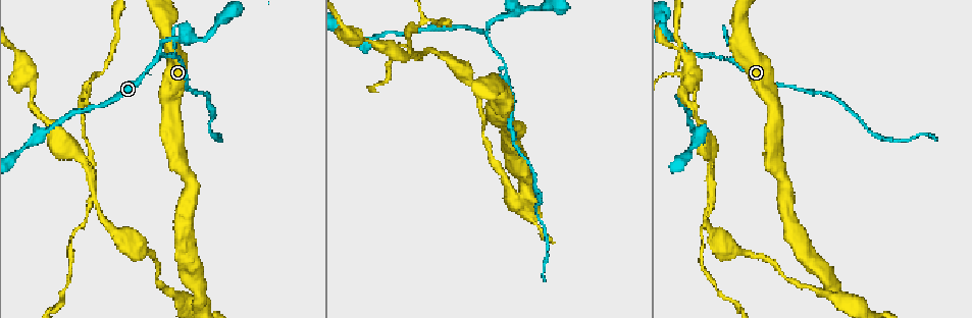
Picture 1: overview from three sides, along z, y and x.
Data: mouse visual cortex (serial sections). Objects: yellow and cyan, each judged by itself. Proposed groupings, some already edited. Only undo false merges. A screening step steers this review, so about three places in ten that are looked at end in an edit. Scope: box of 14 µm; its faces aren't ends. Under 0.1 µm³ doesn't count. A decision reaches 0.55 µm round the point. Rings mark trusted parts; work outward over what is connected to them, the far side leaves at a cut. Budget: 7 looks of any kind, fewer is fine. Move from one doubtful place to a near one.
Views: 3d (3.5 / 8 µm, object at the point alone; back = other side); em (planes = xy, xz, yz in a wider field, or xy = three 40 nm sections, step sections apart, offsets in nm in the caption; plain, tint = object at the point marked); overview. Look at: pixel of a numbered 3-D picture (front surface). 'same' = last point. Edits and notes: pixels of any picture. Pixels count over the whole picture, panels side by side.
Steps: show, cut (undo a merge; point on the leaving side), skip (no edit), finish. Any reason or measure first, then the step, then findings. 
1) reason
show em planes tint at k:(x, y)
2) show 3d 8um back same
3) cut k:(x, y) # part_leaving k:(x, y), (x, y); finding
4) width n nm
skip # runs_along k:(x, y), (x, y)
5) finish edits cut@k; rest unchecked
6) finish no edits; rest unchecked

three-way junction
show 3d 3.5um back at 1:(488, 33)

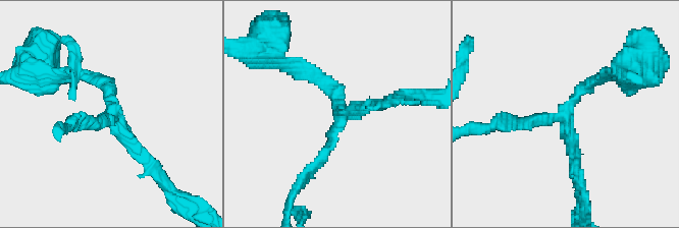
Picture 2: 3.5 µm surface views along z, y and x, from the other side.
arm_widths 150, 200, 200 nm
cut 2:(326, 151) # a second cell is stuck on

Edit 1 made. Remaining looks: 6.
show overview

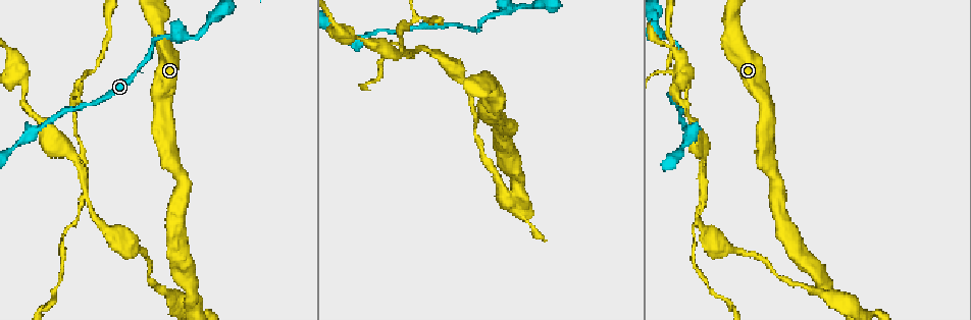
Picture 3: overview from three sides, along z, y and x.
abrupt turn
show 3d 3.5um at 3:(502, 190)

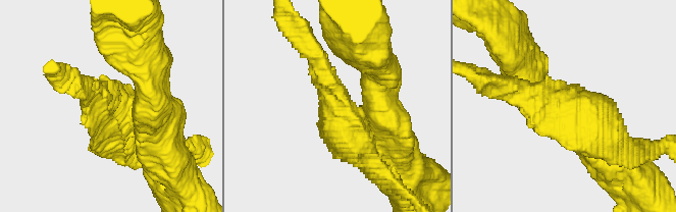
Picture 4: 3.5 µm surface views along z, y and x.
show em xy step 2 tint at 4:(334, 102)

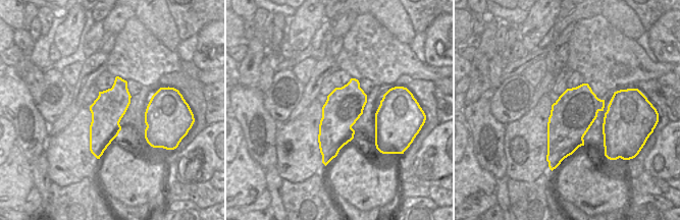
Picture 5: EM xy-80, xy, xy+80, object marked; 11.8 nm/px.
arm_widths 250, 350 nm
skip # runs_along 4:(365, 148), (341, 124), (309, 48); continuous, no second cell

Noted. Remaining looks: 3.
two arms in line, one across
show 3d 3.5um at 3:(704, 198)

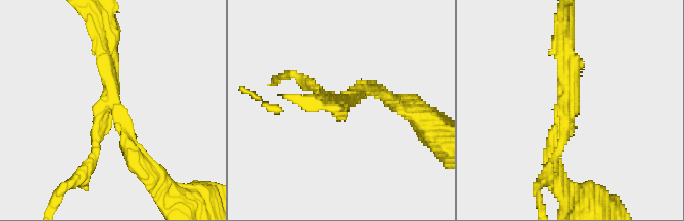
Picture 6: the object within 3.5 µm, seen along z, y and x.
arms 3; arm_widths 150, 200, 250 nm; now the EM
show em planes tint at 6:(565, 106)

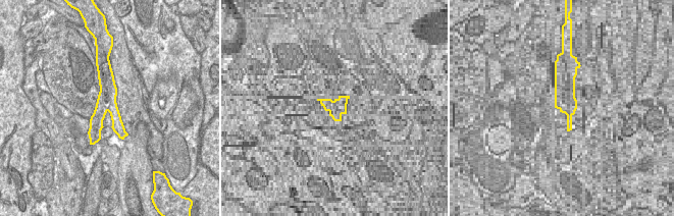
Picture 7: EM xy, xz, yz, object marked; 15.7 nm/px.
cut 6:(96, 145) # border 7:(101, 69), (107, 78), (108, 110); a second cell is stuck on

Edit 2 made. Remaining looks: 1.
finish edits cut@2, cut@6; rest unchecked

